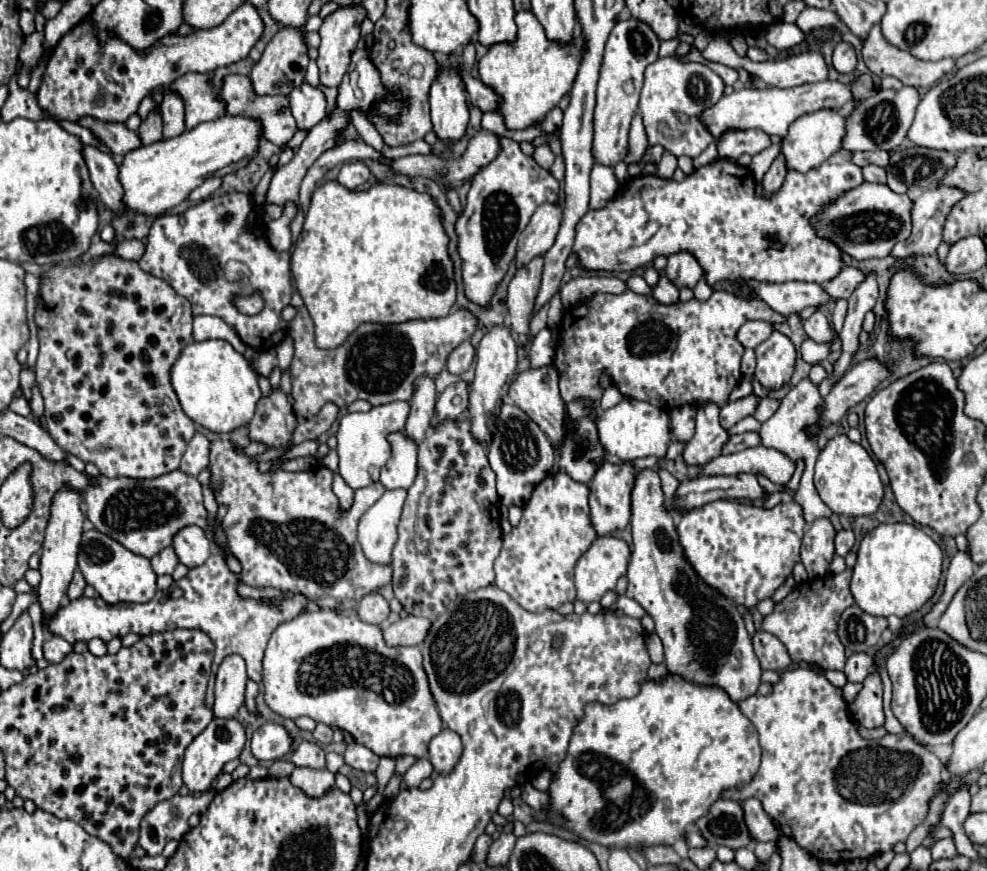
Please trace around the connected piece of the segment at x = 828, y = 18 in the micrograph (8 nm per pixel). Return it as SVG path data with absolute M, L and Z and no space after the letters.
M806 7L798 19L796 19L796 25L806 33L806 31L812 31L816 27L836 27L840 33L846 33L848 27L840 21L840 17L834 13L834 11L828 11L828 9L814 9L814 7Z

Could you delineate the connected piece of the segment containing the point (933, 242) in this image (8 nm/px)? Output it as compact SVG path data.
M936 185L932 189L926 189L918 199L912 201L912 235L904 243L896 243L892 247L892 257L894 259L904 259L910 255L934 255L936 247L942 241L942 231L944 231L944 219L948 217L948 211L964 197L964 191L958 187L948 187L948 185Z

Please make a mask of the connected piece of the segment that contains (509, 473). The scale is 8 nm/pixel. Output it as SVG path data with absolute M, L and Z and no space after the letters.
M502 405L502 411L496 419L494 439L488 447L490 467L496 475L496 489L500 503L506 507L526 507L534 487L554 469L554 447L540 427L516 405Z

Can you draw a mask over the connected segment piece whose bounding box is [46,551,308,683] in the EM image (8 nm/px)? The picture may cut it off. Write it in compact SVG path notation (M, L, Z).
M214 551L210 559L196 569L190 569L186 577L172 583L168 591L156 591L156 595L148 603L106 603L100 597L88 599L80 597L76 601L70 601L66 607L60 609L60 613L46 623L46 629L54 635L60 635L68 643L84 641L88 643L94 637L100 637L104 643L108 643L112 637L124 637L128 633L138 635L150 635L150 633L162 633L178 627L186 629L200 629L208 633L208 637L216 643L216 655L212 663L212 671L216 673L216 667L224 661L224 655L240 655L248 663L248 677L256 683L260 683L262 675L262 657L268 643L268 635L288 619L294 619L296 615L306 611L308 599L300 593L294 593L290 597L270 599L270 603L264 603L262 599L246 599L238 595L238 583L240 575L232 573L224 561L224 557Z

